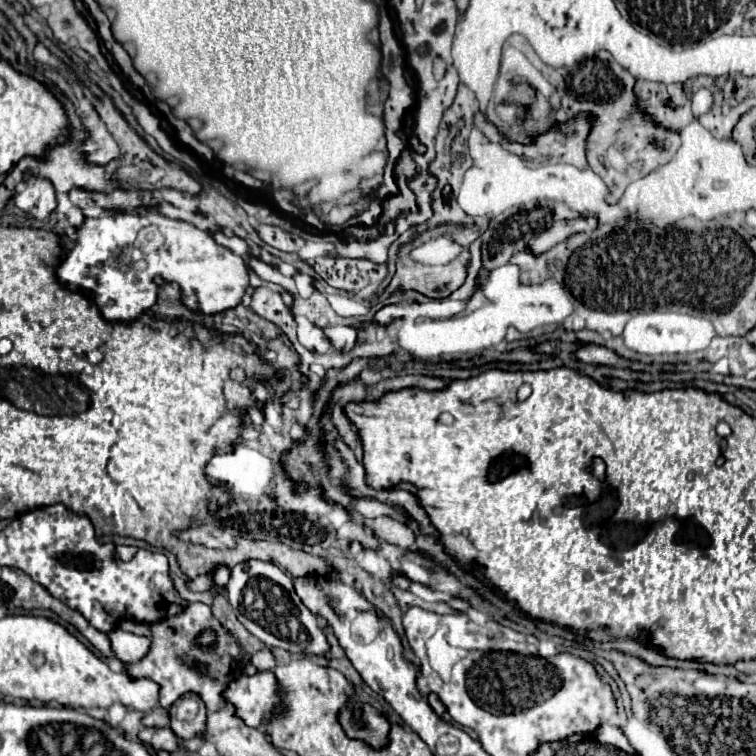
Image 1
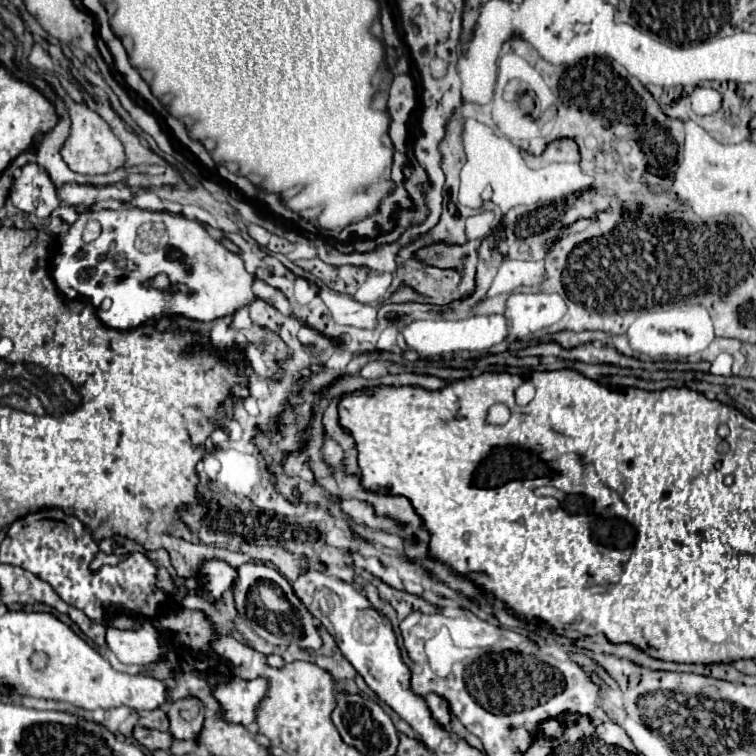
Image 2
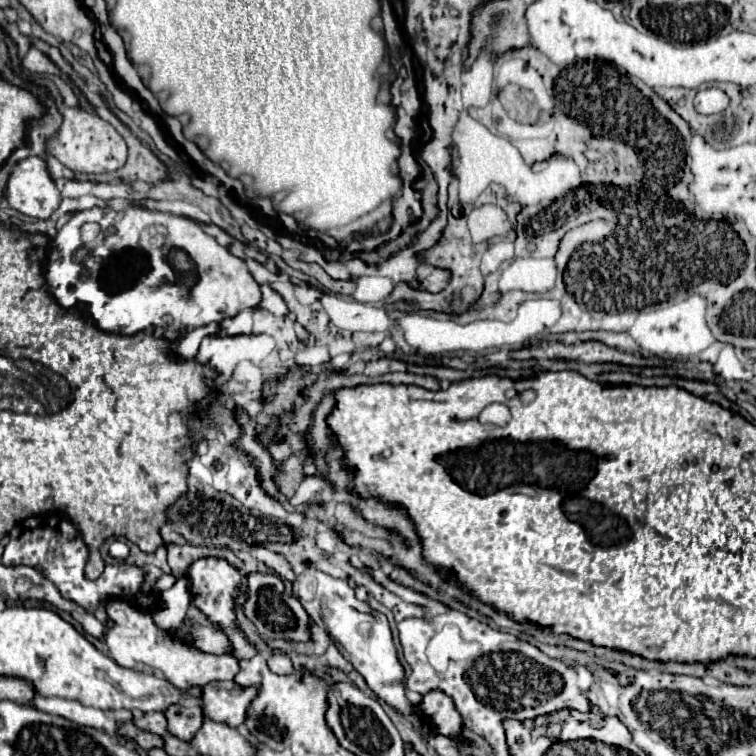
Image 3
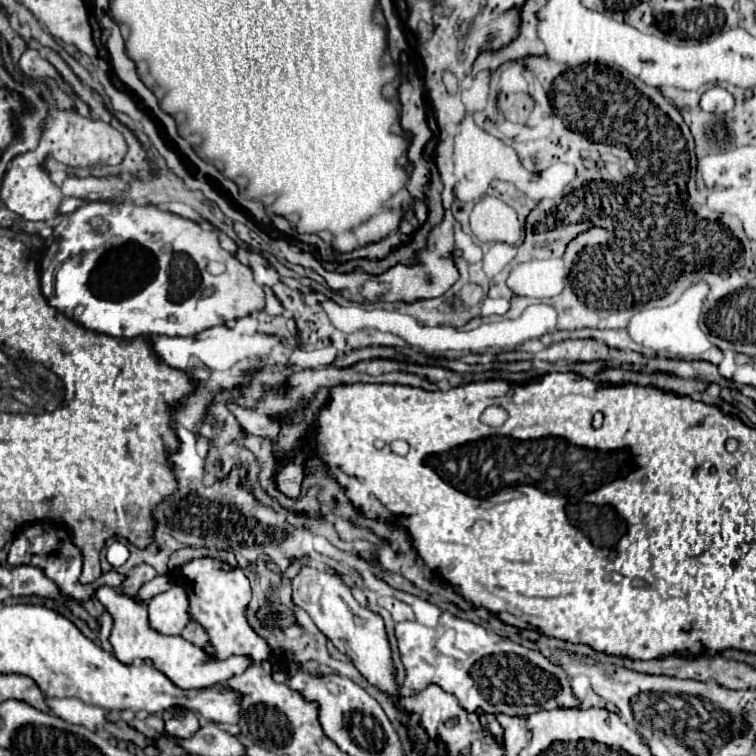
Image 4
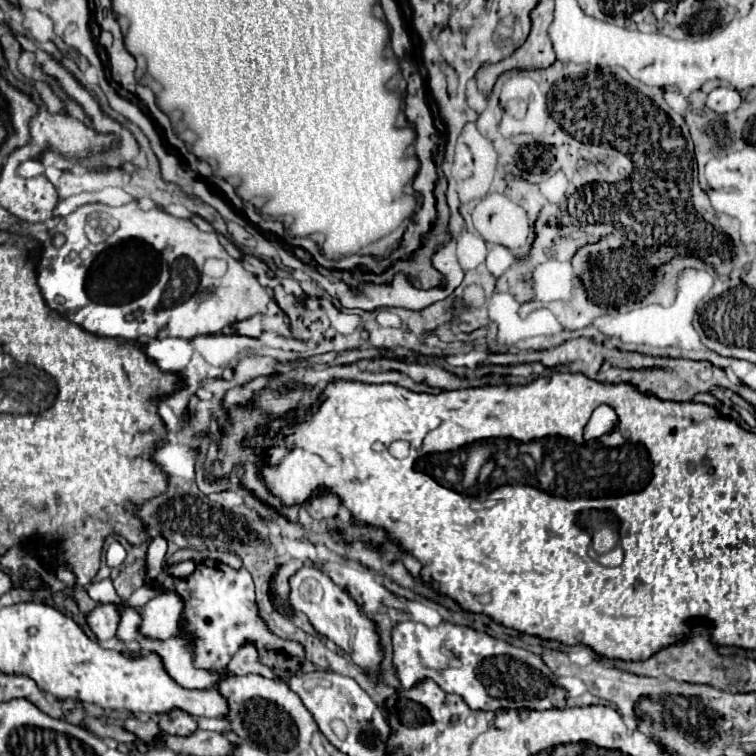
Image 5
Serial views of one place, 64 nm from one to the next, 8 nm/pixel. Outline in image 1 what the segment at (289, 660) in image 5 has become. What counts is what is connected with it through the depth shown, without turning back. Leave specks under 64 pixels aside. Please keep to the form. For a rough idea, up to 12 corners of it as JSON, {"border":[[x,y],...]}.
{"border":[[216,566],[212,580],[216,588],[224,588],[230,580],[228,566]]}

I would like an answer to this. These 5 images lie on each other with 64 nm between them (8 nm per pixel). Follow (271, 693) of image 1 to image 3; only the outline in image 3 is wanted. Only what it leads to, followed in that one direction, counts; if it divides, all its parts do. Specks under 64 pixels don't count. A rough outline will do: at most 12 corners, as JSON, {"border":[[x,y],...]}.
{"border":[[206,684],[204,718],[236,728],[256,688]]}

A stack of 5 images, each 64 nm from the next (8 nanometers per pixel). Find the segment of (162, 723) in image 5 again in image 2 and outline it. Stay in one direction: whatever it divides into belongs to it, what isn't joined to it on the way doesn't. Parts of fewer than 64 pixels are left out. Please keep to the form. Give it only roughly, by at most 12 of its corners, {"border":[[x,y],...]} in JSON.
{"border":[[194,698],[170,702],[170,734],[196,740],[204,706]]}

